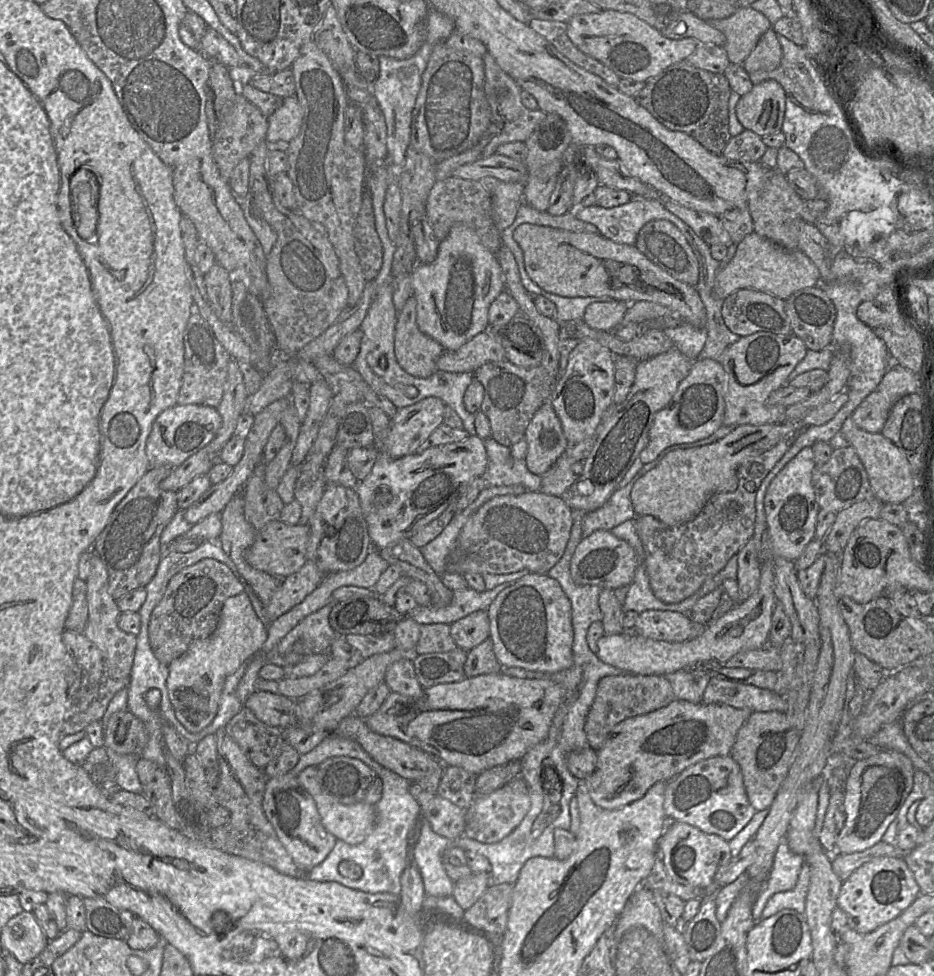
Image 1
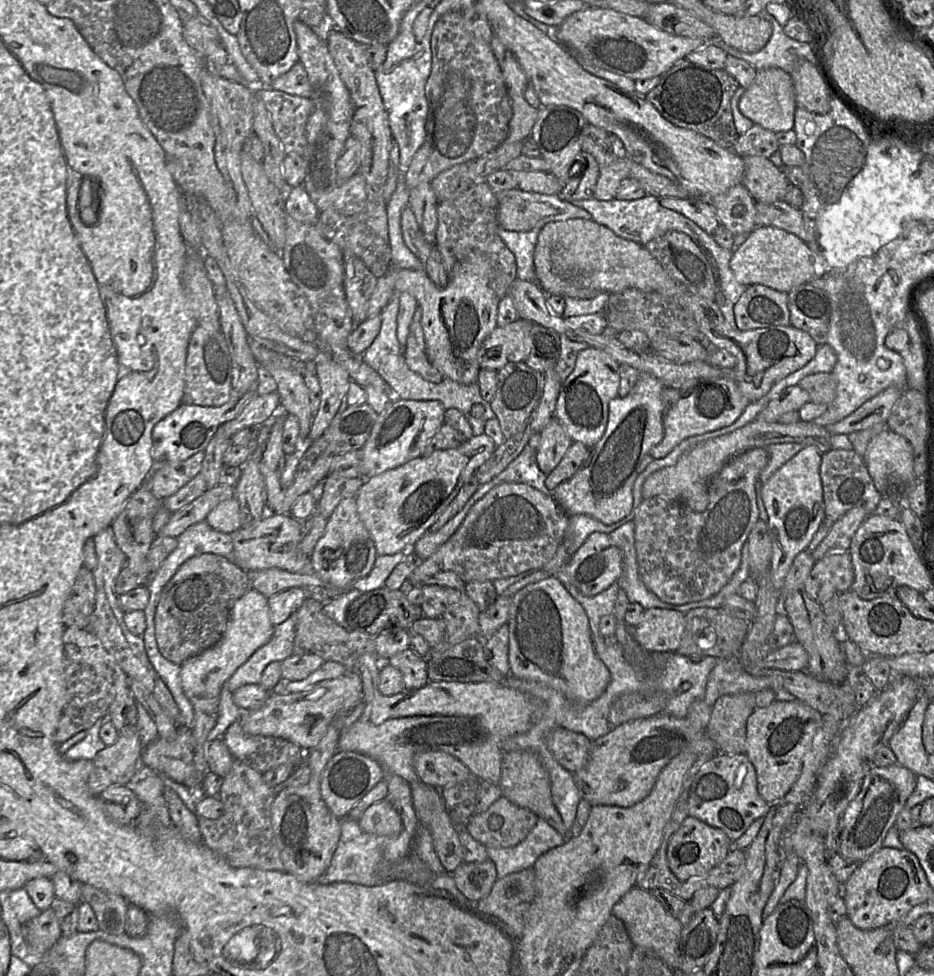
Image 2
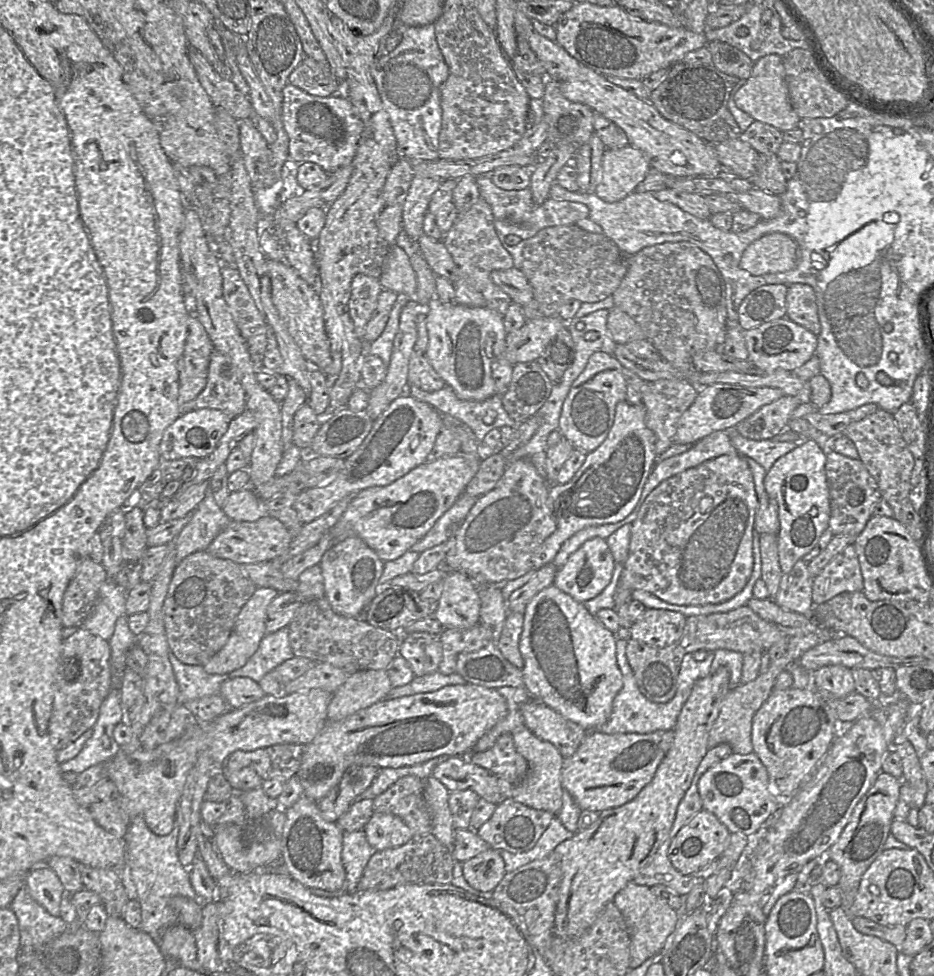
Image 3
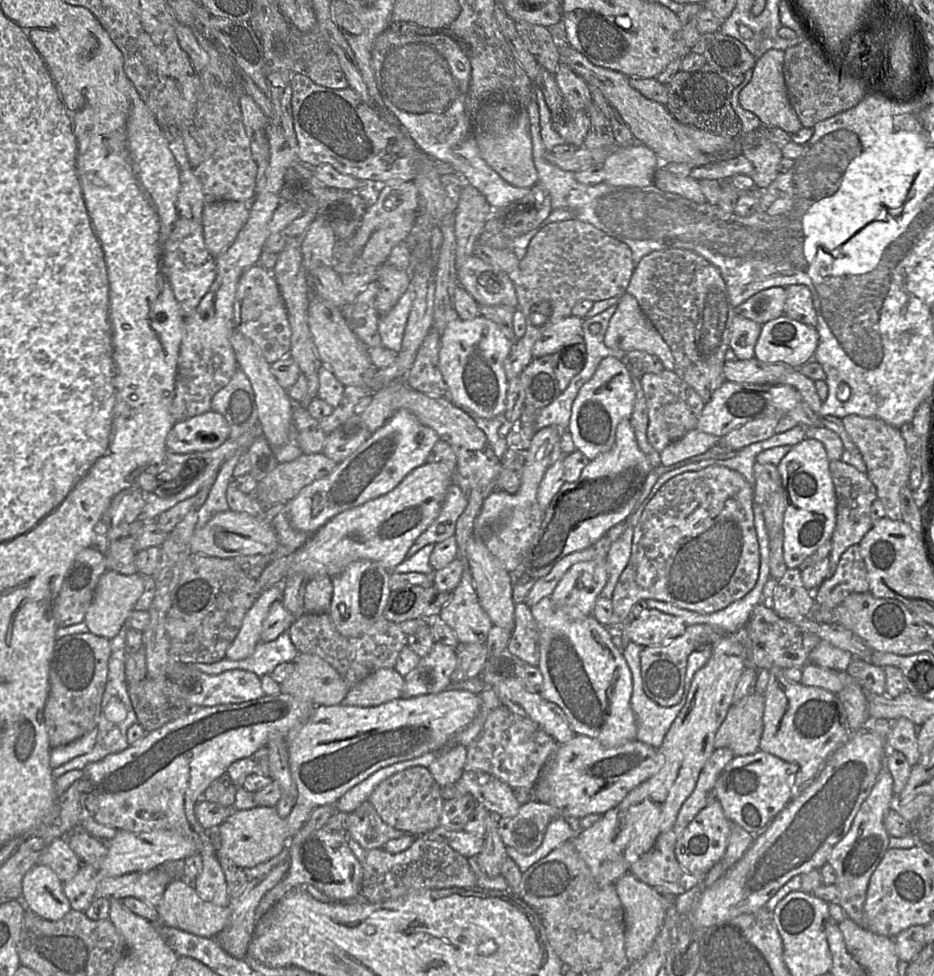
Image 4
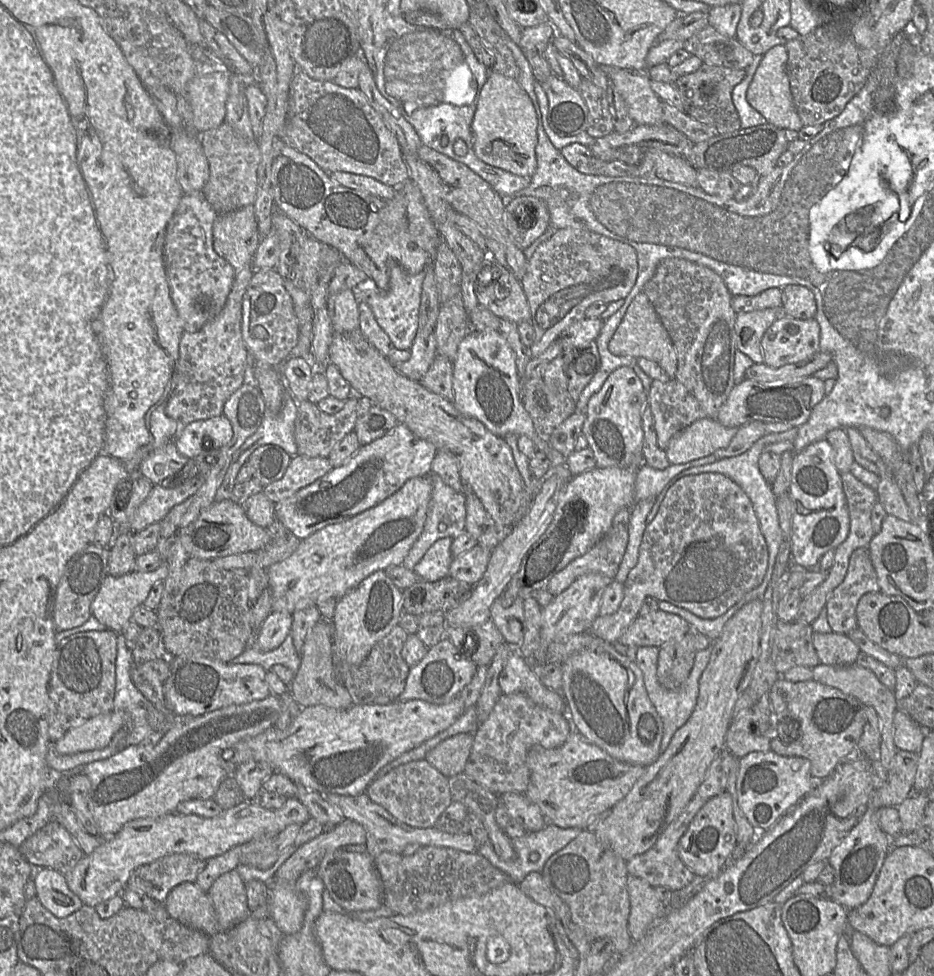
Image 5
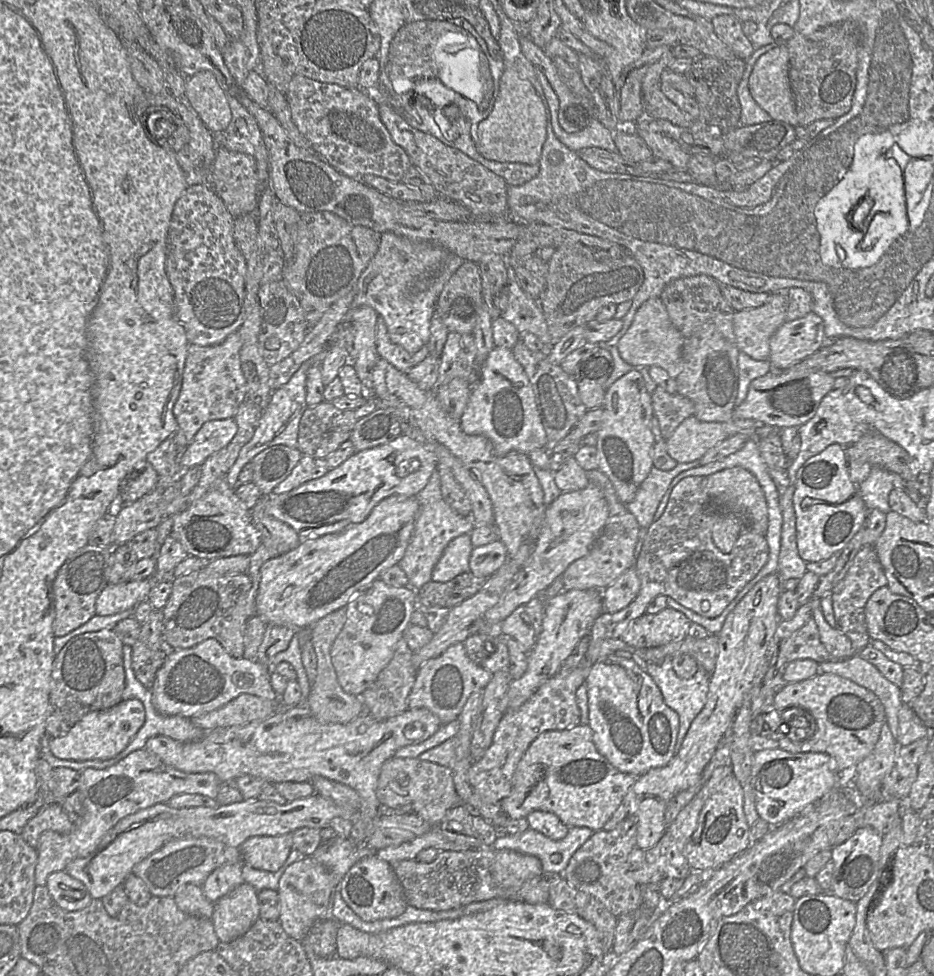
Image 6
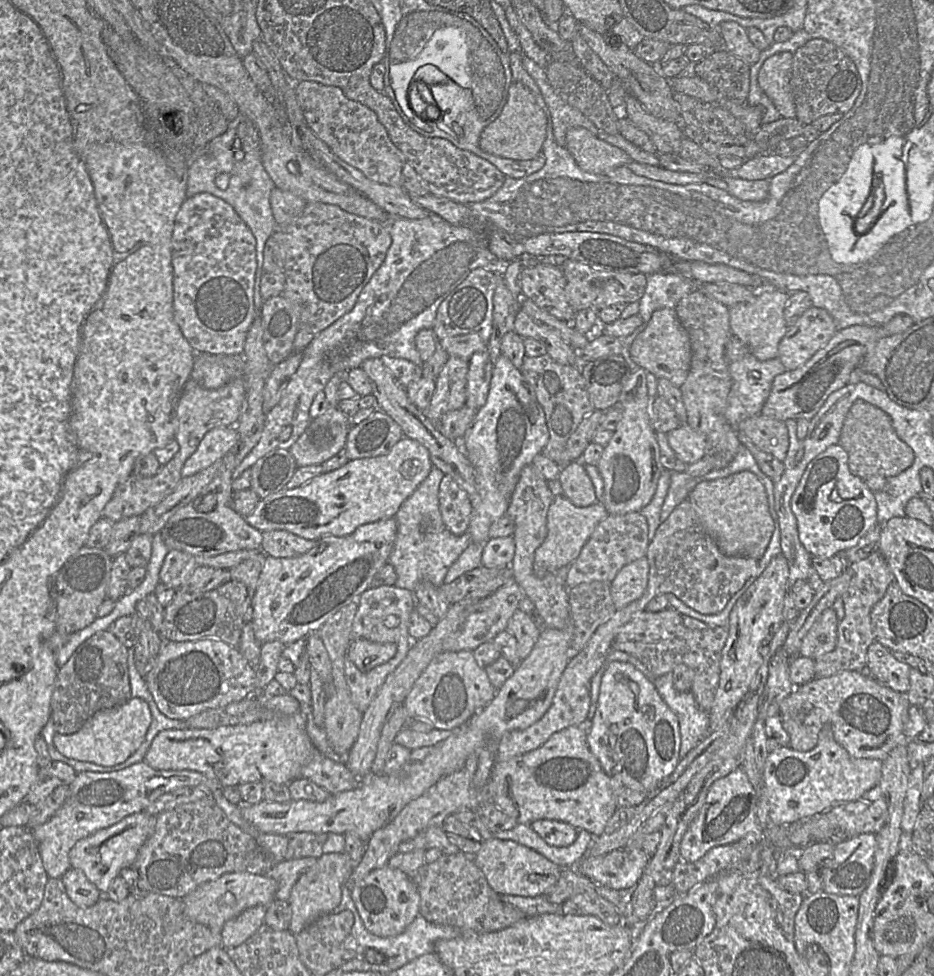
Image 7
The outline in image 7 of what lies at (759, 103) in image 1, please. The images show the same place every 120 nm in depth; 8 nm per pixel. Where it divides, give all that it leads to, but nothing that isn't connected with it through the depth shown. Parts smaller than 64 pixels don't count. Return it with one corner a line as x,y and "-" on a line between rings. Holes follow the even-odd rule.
780,52
767,58
758,73
758,84
783,118
795,118
791,79
793,54

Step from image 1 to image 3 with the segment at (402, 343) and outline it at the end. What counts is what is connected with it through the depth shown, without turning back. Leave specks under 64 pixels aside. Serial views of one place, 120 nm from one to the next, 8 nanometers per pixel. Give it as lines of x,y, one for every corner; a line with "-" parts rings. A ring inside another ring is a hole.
427,306
417,317
417,340
413,347
408,365
408,386
414,386
427,392
435,392
446,383
434,370
427,358
428,331
426,327

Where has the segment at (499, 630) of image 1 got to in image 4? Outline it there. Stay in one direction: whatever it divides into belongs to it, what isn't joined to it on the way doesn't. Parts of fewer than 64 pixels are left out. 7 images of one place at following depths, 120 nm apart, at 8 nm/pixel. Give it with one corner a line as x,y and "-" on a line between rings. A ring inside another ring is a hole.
550,596
542,598
533,605
531,612
539,630
539,663
537,667
543,676
543,683
538,693
563,710
576,735
594,738
608,748
636,740
637,725
630,704
632,674
622,652
612,642
610,628
599,623
593,615
581,619
571,619
553,603

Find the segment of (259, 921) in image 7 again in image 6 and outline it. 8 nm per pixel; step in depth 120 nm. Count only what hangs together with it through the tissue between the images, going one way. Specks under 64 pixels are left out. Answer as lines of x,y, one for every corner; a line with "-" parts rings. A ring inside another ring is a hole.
244,882
221,897
211,918
220,942
231,942
244,935
259,917
258,891

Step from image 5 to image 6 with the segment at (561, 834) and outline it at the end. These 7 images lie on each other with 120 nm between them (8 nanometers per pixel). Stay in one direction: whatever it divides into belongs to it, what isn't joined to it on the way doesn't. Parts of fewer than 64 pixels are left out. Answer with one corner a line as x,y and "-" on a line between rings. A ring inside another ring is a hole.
528,827
517,834
498,835
491,848
495,851
509,849
536,856
541,861
544,873
561,874
573,854
592,833
587,827
569,827
563,839
552,840

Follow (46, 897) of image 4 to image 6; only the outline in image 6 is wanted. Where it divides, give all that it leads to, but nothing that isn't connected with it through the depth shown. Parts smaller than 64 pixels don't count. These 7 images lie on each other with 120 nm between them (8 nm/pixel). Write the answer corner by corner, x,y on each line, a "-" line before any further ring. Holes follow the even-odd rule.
65,870
51,873
45,886
53,900
65,911
84,909
93,899
86,886

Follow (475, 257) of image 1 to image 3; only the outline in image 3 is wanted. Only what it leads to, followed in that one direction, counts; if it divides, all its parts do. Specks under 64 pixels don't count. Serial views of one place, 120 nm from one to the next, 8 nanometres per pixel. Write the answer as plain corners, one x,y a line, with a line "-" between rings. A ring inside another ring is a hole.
390,246
379,281
382,289
394,291
398,296
412,297
416,293
416,274
401,247
-
433,297
427,303
427,358
434,370
458,398
483,401
495,394
492,363
506,346
503,316
488,307
445,303

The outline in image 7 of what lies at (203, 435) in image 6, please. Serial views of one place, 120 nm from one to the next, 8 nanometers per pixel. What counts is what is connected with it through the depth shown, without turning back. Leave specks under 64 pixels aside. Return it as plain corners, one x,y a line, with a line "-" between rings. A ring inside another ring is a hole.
220,426
208,431
196,451
186,460
182,477
192,476
221,460
235,446
237,440
235,426

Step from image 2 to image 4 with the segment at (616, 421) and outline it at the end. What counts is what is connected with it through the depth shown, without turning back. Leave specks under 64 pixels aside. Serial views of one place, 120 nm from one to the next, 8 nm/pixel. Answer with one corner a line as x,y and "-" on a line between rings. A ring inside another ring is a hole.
630,419
622,420
616,428
612,449
590,460
578,480
565,482
552,498
544,511
540,529
521,562
510,572
512,585
535,583
563,557
590,547
610,528
624,522
639,504
642,487
651,469
637,444

